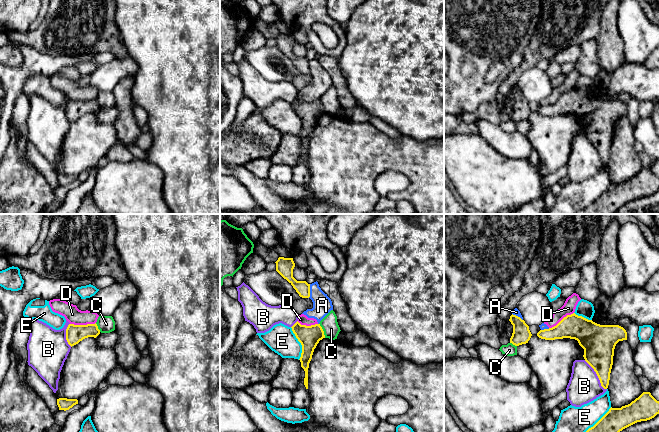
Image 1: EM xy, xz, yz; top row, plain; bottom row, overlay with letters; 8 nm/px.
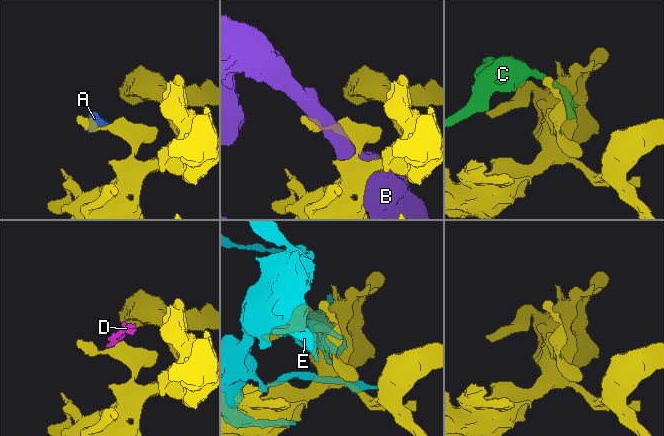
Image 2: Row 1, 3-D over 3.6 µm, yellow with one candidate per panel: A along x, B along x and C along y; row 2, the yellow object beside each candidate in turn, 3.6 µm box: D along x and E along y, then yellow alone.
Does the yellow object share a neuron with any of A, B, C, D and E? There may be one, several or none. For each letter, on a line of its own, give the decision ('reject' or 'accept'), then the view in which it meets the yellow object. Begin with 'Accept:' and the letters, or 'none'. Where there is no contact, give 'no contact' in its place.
Accept: none
A: reject; contact in xz
B: reject; contact in yz
C: reject; contact in xz
D: reject; contact in xy
E: reject; contact in xz

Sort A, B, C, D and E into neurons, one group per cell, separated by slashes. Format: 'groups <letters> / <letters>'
groups A D / B / C / E

